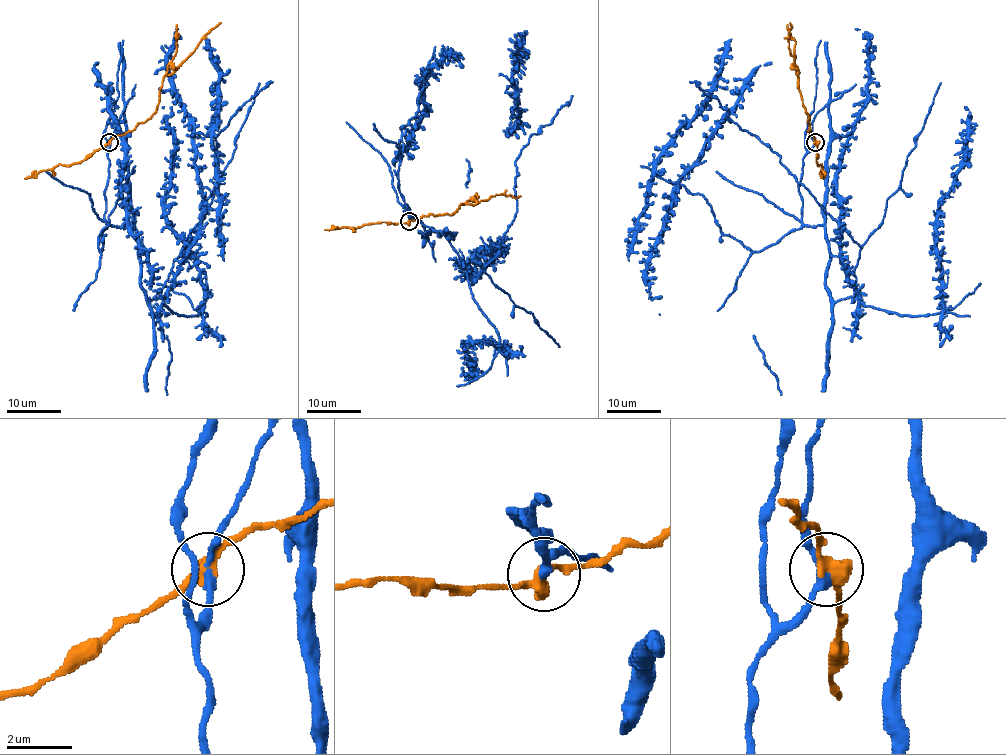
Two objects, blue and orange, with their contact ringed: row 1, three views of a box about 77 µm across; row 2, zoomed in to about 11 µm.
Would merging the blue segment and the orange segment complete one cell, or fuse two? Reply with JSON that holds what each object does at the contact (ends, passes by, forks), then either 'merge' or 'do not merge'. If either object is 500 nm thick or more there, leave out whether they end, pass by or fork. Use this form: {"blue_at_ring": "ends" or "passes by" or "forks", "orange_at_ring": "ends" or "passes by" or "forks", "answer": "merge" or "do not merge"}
{"blue_at_ring": "passes by", "orange_at_ring": "passes by", "answer": "do not merge"}

